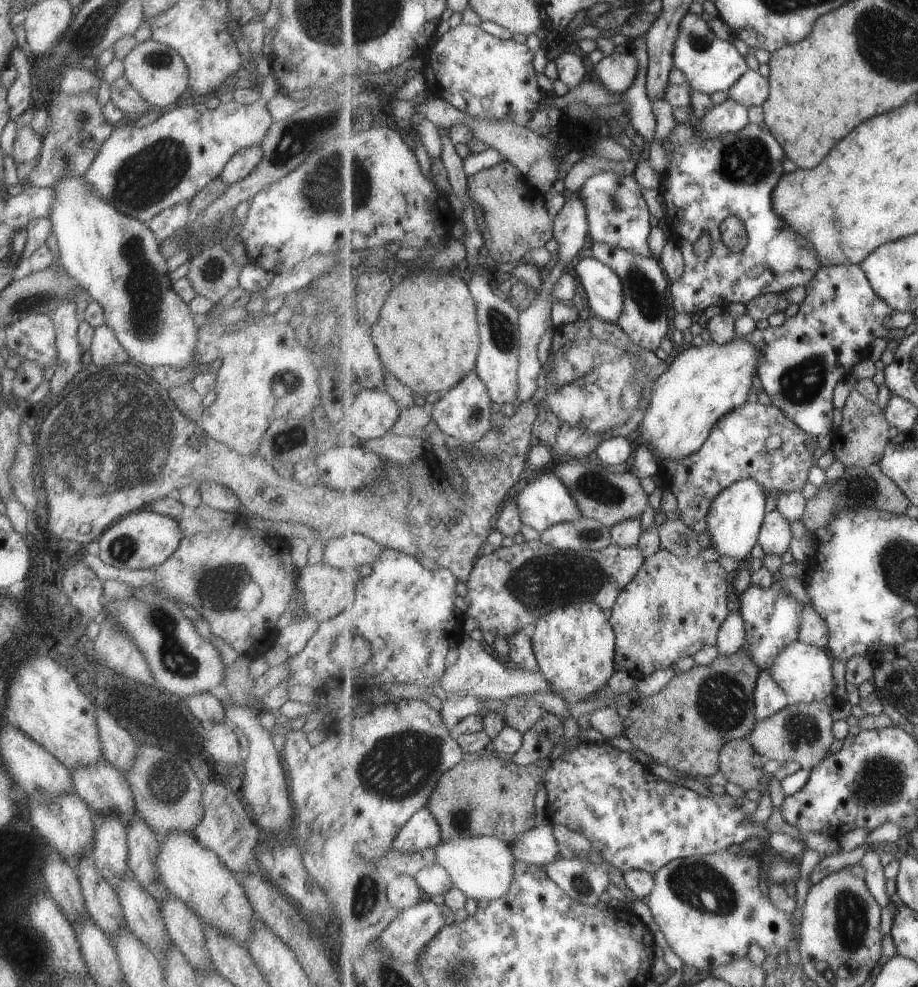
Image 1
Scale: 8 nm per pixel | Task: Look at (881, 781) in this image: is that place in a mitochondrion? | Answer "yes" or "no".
yes

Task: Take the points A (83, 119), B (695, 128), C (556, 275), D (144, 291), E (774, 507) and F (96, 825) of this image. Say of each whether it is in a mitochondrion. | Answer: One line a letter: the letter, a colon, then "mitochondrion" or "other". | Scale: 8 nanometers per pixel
A: mitochondrion
B: other
C: other
D: mitochondrion
E: other
F: other

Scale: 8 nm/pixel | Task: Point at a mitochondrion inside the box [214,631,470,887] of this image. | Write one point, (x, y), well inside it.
(400, 766)

